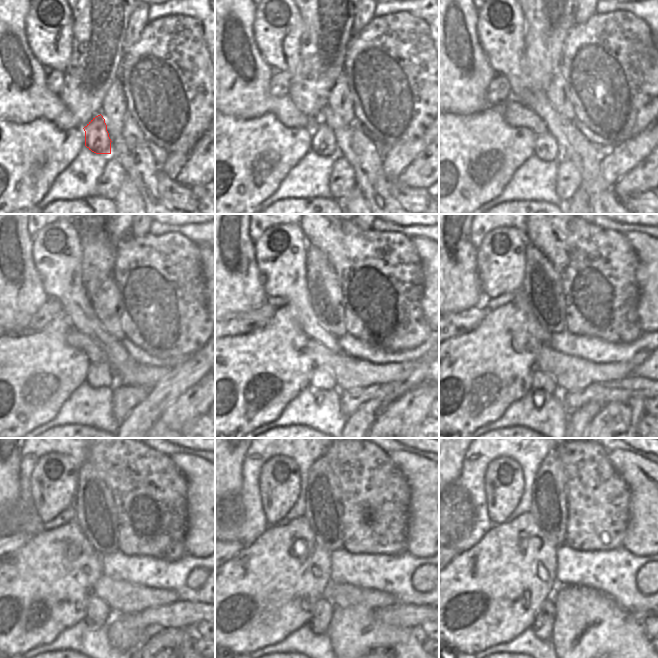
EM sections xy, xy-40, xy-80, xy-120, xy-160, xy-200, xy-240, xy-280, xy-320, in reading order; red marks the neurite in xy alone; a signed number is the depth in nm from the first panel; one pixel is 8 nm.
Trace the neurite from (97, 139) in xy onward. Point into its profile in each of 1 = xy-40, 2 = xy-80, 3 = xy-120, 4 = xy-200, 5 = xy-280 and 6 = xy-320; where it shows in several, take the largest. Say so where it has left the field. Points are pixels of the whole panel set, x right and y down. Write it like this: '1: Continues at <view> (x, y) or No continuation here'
1: Continues at xy-40 (323, 143)
2: Continues at xy-80 (547, 149)
3: Continues at xy-120 (99, 375)
4: Continues at xy-200 (541, 381)
5: Continues at xy-280 (321, 618)
6: Continues at xy-320 (542, 626).

